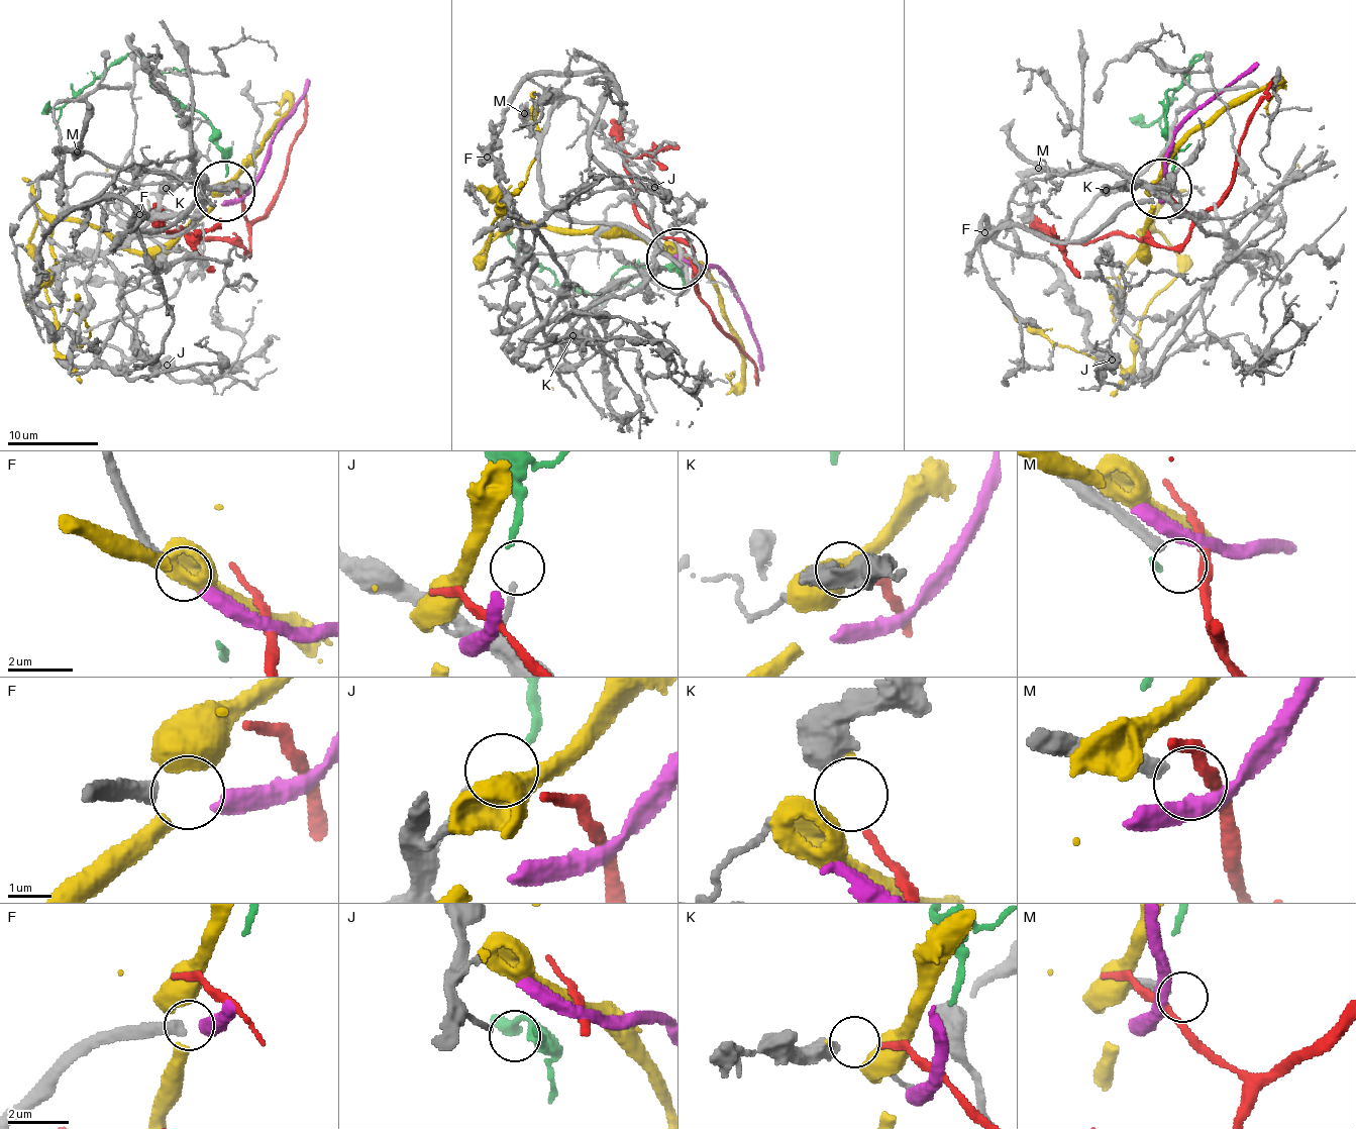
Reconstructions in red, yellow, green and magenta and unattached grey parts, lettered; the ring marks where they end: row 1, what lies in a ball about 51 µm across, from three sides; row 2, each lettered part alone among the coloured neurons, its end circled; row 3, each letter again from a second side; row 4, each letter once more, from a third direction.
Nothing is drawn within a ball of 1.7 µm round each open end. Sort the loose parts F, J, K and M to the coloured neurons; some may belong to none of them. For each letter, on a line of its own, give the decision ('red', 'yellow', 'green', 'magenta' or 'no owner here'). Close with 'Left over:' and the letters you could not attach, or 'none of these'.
F: magenta
J: green
K: red
M: no owner here
Left over: M

